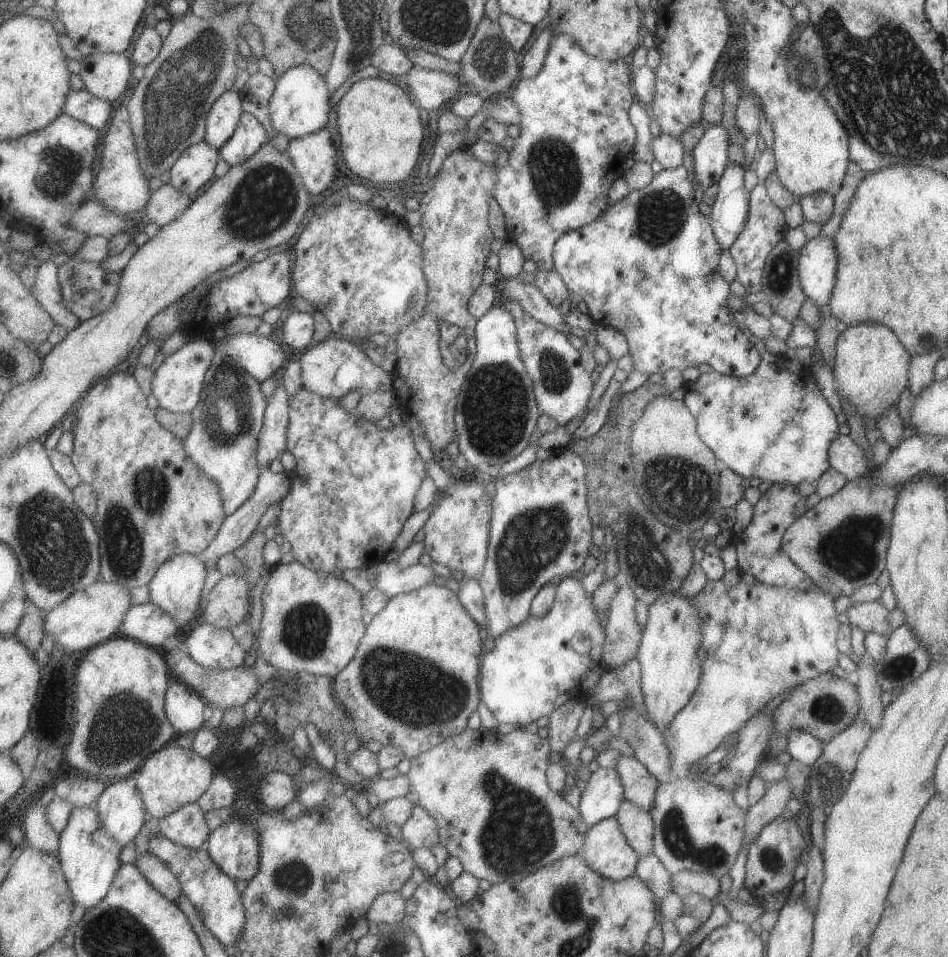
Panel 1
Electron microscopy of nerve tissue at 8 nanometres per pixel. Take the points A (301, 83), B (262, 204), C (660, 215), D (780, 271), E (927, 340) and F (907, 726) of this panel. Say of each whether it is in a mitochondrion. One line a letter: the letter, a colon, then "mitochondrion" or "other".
A: other
B: mitochondrion
C: mitochondrion
D: mitochondrion
E: other
F: other

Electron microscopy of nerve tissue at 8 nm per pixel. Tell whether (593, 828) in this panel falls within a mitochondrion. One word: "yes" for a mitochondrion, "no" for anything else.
no

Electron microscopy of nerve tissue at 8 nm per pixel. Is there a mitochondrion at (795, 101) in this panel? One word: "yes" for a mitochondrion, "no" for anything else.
no

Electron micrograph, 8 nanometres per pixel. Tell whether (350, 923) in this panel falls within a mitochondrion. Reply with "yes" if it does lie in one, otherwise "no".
no

